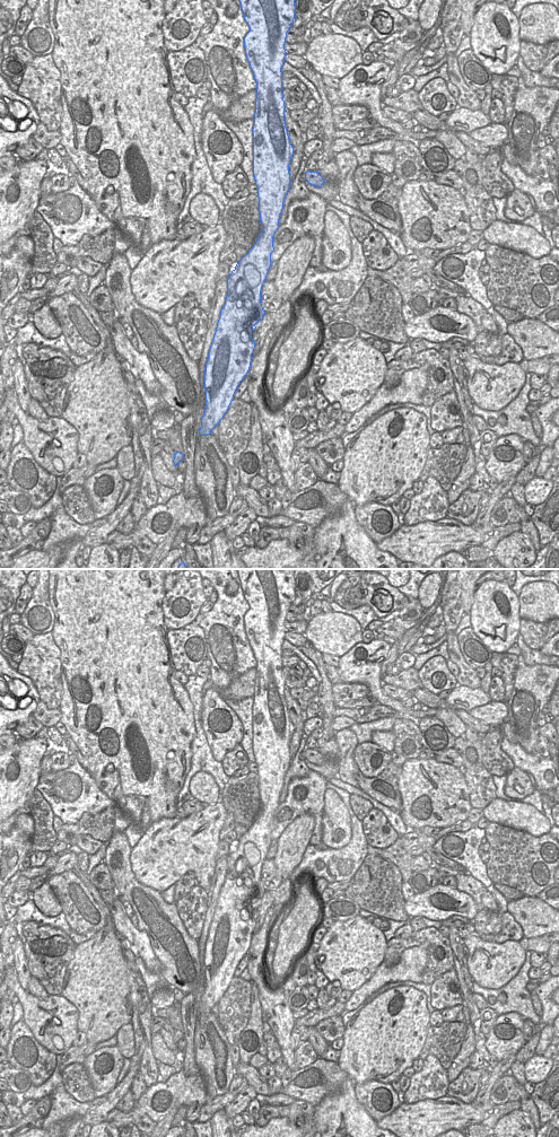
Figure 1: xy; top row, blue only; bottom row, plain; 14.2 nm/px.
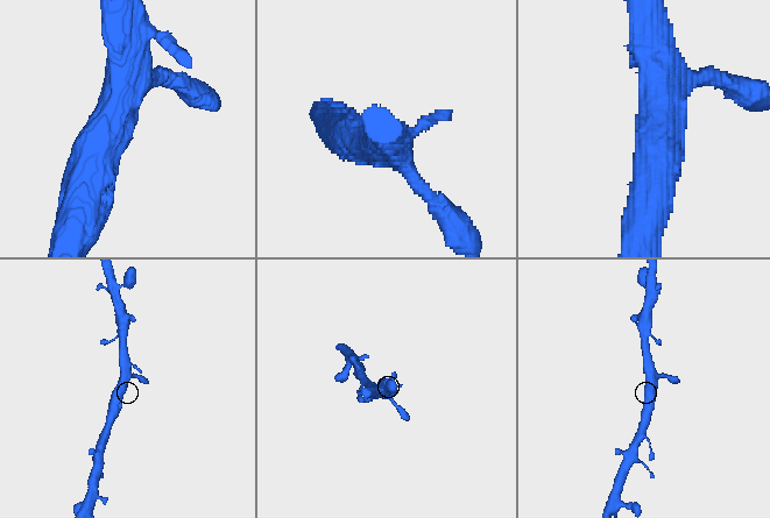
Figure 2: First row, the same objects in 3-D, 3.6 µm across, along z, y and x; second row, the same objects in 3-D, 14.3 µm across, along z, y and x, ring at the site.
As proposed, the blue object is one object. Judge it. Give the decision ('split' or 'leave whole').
leave whole

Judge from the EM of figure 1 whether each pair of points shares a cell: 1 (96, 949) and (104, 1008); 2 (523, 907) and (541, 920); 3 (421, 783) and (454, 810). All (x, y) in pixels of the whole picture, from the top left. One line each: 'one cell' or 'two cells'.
1: one cell
2: one cell
3: one cell

